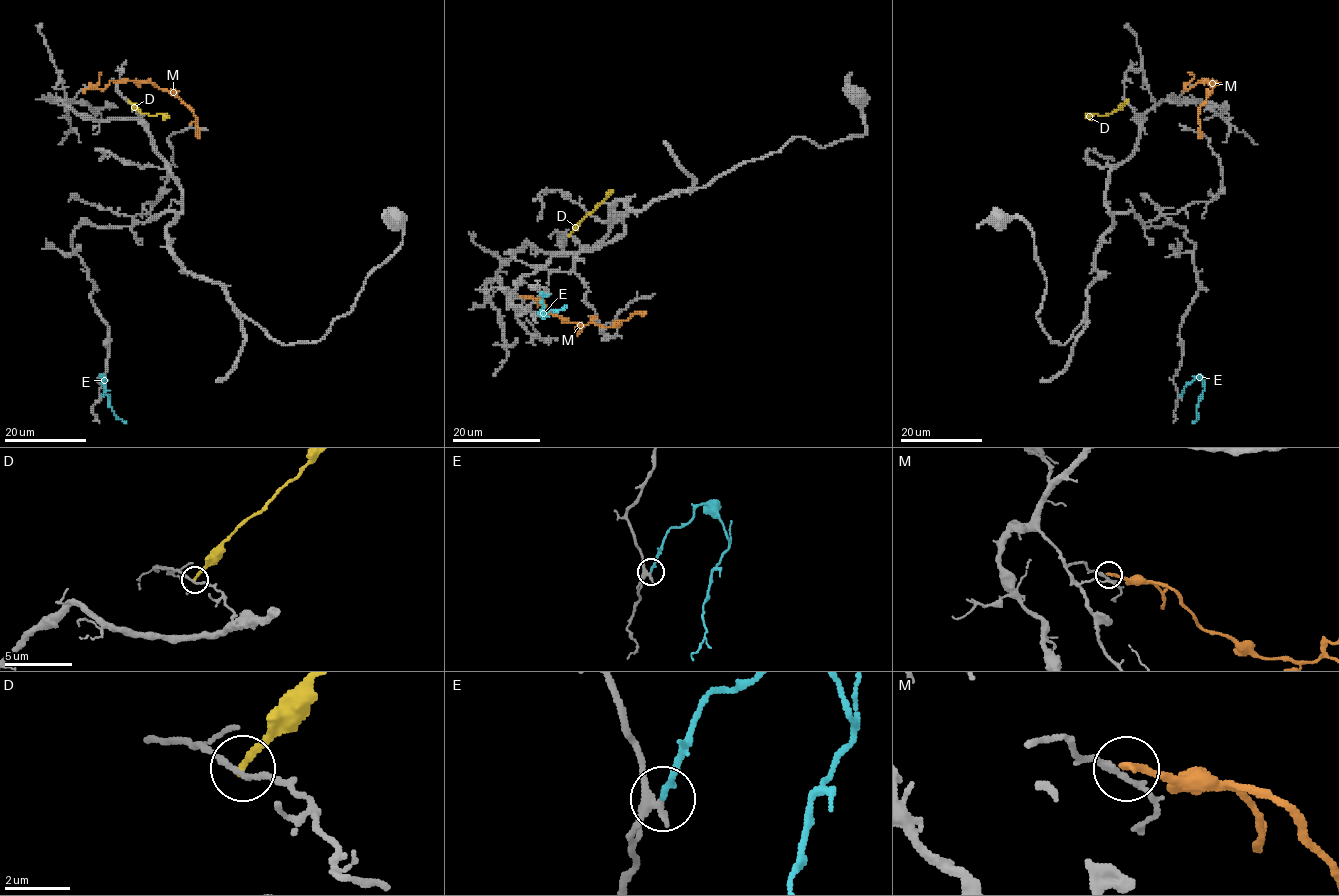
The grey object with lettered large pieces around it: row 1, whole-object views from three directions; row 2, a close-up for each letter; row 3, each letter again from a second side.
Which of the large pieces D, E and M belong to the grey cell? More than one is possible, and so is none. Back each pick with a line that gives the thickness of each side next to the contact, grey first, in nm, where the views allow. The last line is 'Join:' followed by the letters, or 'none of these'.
E: 240 nm thick on the grey side, 190 nm on the other
Join: E

